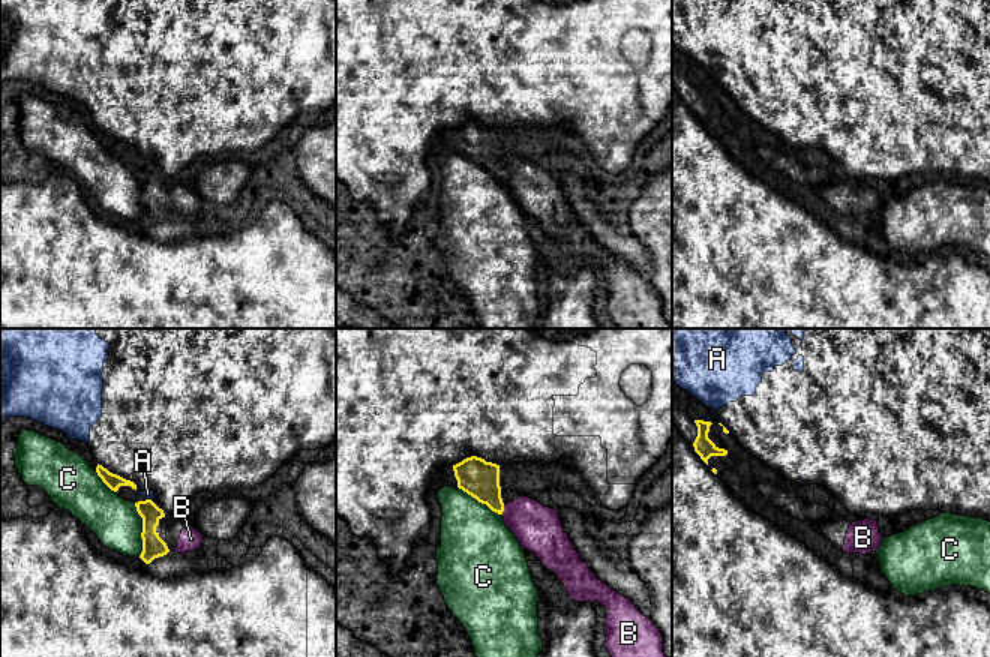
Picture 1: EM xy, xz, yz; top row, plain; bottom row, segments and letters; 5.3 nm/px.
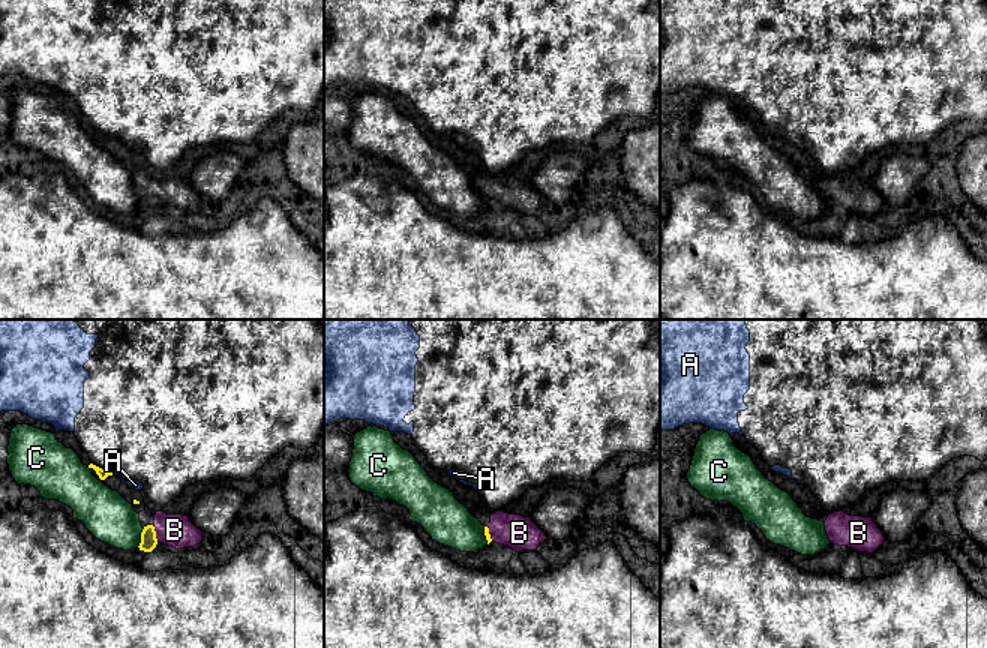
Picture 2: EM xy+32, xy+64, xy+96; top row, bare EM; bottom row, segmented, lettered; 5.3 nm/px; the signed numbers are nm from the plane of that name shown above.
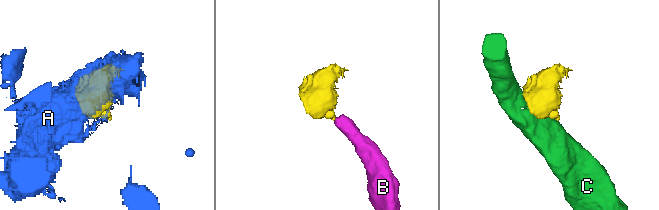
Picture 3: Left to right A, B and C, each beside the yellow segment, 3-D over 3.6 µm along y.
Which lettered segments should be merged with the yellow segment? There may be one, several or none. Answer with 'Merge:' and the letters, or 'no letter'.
Merge: B

